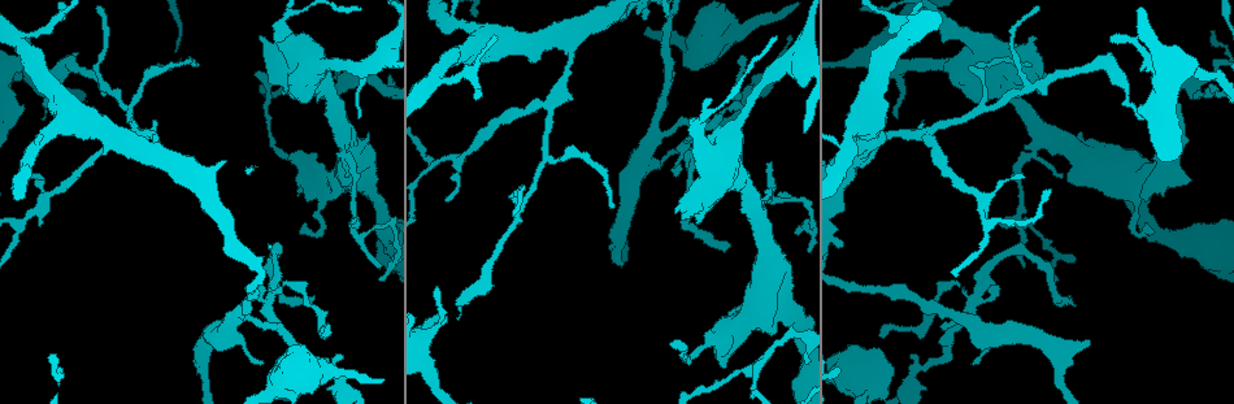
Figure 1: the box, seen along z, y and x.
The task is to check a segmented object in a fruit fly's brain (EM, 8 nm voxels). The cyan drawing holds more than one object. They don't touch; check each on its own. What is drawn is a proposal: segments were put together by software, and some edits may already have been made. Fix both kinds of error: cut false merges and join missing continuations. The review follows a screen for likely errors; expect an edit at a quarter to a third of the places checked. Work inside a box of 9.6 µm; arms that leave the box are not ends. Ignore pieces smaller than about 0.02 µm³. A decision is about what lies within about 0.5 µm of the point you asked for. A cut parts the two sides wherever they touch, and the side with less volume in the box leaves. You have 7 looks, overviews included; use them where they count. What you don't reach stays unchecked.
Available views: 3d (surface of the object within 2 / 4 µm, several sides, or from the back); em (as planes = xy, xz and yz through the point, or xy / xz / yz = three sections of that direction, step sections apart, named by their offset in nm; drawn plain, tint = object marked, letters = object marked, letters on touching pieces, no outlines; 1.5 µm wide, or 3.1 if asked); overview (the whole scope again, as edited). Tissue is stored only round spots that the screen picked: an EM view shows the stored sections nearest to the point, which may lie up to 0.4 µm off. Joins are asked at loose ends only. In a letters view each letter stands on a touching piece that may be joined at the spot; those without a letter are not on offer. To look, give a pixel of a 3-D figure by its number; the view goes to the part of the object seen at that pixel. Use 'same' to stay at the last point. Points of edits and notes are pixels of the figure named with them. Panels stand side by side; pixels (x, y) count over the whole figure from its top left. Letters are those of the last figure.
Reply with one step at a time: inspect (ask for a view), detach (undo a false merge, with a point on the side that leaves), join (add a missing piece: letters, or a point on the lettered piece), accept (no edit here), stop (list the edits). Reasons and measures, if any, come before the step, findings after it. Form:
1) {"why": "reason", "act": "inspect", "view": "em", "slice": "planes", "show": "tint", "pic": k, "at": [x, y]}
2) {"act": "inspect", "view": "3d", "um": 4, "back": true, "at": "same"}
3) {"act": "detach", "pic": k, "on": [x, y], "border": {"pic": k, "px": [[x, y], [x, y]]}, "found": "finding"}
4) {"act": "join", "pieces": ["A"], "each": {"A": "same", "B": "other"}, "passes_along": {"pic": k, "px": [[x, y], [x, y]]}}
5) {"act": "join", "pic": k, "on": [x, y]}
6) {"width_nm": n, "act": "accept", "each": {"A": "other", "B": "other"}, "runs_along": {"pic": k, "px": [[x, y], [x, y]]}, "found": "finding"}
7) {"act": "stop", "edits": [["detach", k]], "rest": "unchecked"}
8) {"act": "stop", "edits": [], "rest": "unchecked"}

{"why": "abrupt turn", "act": "inspect", "view": "3d", "um": 2, "pic": 1, "at": [974, 300]}

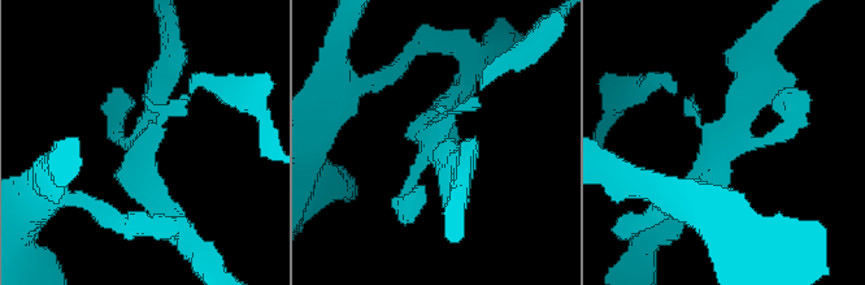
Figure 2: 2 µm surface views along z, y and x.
{"why": "need the tissue", "act": "inspect", "view": "em", "slice": "xy", "step": 4, "show": "tint", "pic": 2, "at": [437, 137]}

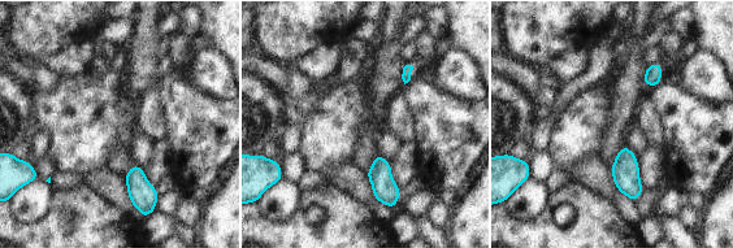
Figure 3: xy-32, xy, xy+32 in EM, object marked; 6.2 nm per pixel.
{"act": "inspect", "view": "em", "slice": "planes", "show": "letters", "at": "same"}

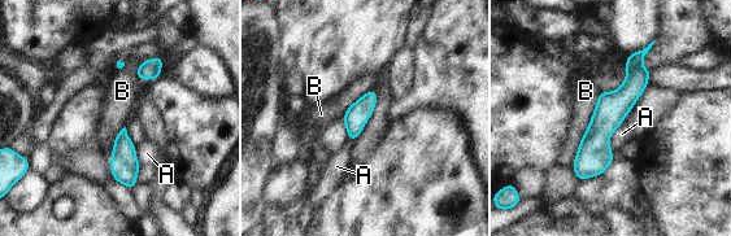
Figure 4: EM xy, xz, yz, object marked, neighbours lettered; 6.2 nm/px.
{"act": "accept", "each": {"A": "other", "B": "other"}, "runs_along": {"pic": 4, "px": [[642, 53], [579, 175]]}, "found": "continuous, no second neuron"}

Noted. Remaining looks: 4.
{"why": "thick turns thin", "act": "inspect", "view": "em", "slice": "xy", "step": 8, "show": "tint", "pic": 1, "at": [1136, 198]}

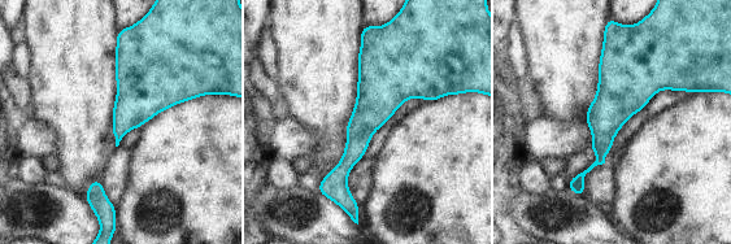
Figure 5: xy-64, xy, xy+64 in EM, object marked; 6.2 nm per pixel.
{"act": "inspect", "view": "em", "slice": "planes", "show": "tint", "at": "same"}

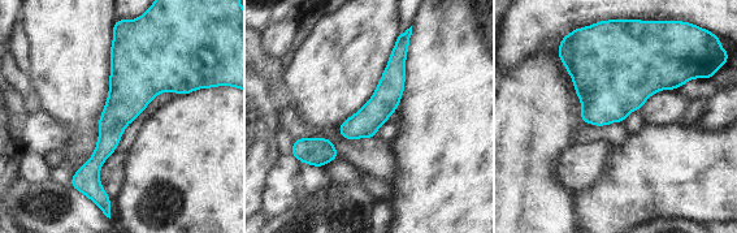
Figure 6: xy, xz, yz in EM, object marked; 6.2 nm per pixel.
{"act": "inspect", "view": "em", "slice": "planes", "show": "letters", "at": "same"}

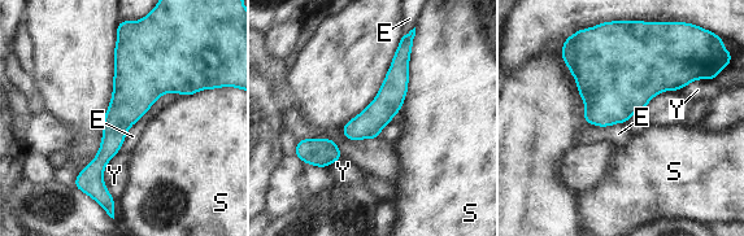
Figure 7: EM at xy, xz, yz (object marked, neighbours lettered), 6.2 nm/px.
{"longest_contact_nm": ["S", 480], "act": "accept", "each": {"E": "other", "S": "other", "Y": "other"}, "runs_along": {"pic": 7, "px": [[130, 39], [130, 101], [98, 164], [104, 192]]}, "found": "continuous, no second neuron"}

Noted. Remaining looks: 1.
{"act": "stop", "edits": [], "rest": "unchecked"}

